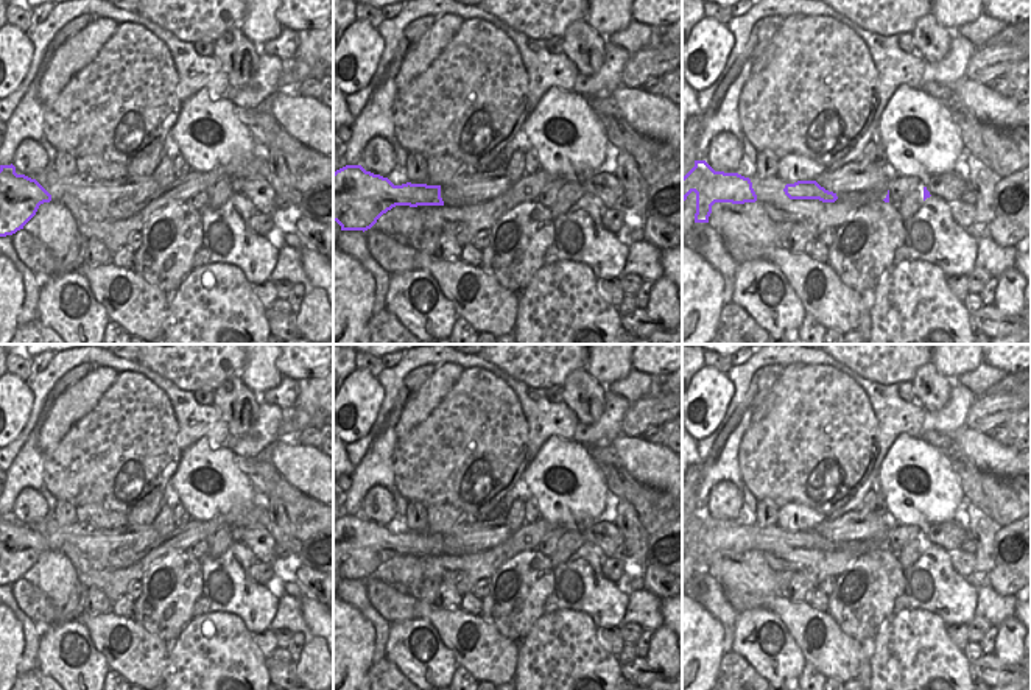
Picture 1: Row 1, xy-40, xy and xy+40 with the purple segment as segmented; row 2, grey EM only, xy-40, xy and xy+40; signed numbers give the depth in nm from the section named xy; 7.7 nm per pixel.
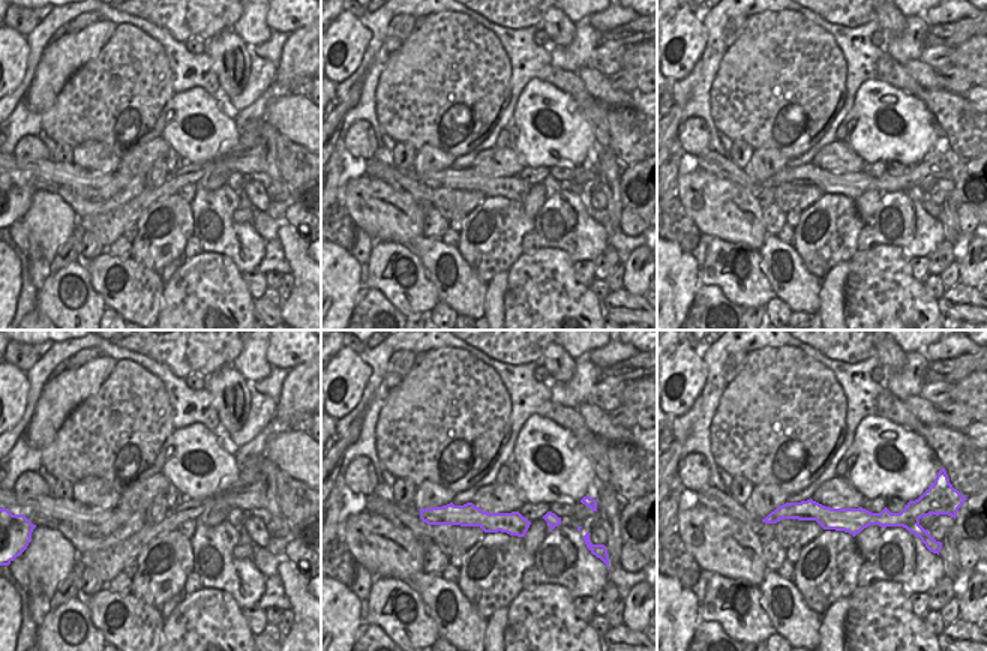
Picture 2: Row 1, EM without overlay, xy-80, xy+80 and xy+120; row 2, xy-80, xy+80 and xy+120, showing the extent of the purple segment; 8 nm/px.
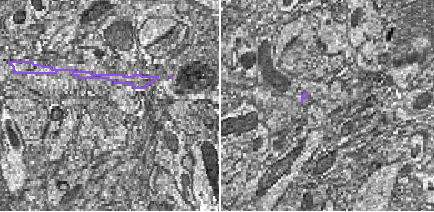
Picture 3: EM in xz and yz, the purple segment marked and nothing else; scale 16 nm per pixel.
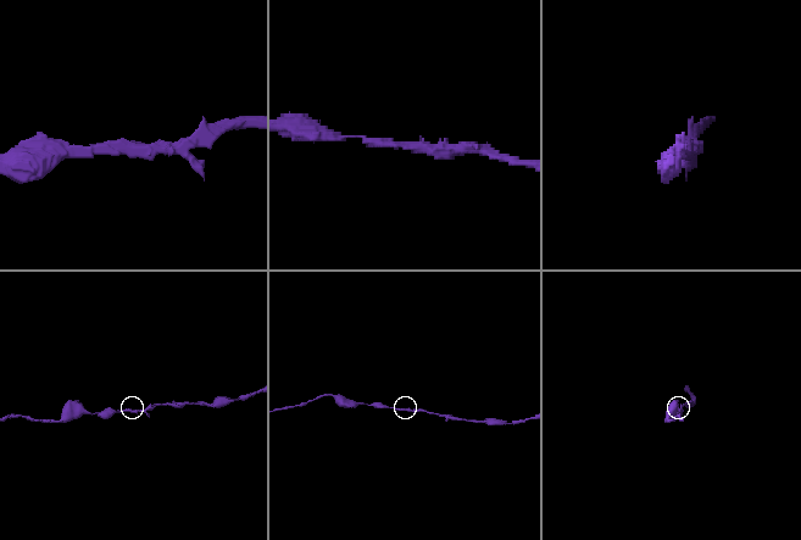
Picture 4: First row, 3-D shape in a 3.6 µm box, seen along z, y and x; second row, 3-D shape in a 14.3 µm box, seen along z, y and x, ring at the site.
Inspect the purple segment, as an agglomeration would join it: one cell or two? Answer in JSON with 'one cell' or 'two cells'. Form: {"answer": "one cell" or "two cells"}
{"answer": "one cell"}

